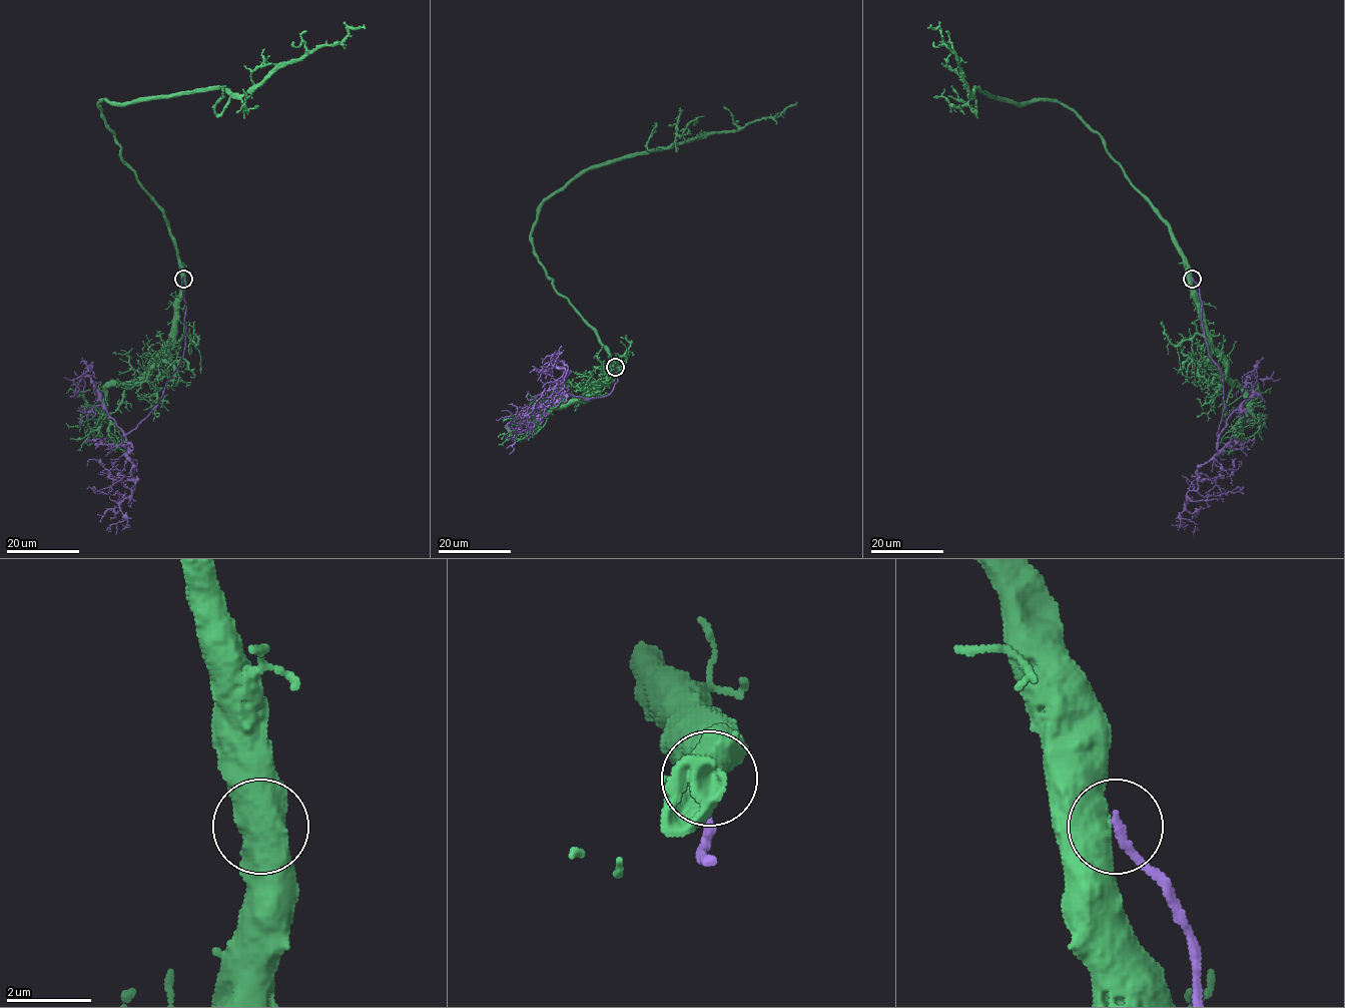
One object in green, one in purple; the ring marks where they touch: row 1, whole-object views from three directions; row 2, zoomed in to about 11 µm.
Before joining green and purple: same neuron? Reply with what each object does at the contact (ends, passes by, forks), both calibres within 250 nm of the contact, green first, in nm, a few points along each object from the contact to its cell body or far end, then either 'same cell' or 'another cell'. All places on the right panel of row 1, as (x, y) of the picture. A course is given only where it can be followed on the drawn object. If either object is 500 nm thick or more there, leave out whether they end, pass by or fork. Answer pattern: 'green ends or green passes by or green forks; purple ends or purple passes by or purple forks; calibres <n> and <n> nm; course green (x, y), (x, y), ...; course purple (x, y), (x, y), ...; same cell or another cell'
calibres 750 and 200 nm; course green (1192, 279), (1171, 226), (1102, 138), (1062, 104), (1011, 103), (979, 88), (969, 94), (940, 30), (927, 28); course purple (1192, 279), (1224, 405), (1218, 454), (1197, 469), (1198, 487), (1187, 492), (1181, 513), (1197, 523), (1192, 532); another cell

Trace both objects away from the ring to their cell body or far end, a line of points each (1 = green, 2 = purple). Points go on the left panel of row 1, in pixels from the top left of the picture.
1: (183, 279), (163, 210), (123, 160), (99, 104), (213, 88), (251, 93), (349, 28), (366, 28)
2: (183, 279), (182, 361), (158, 405), (125, 436), (134, 487), (120, 503), (125, 518), (108, 532)

